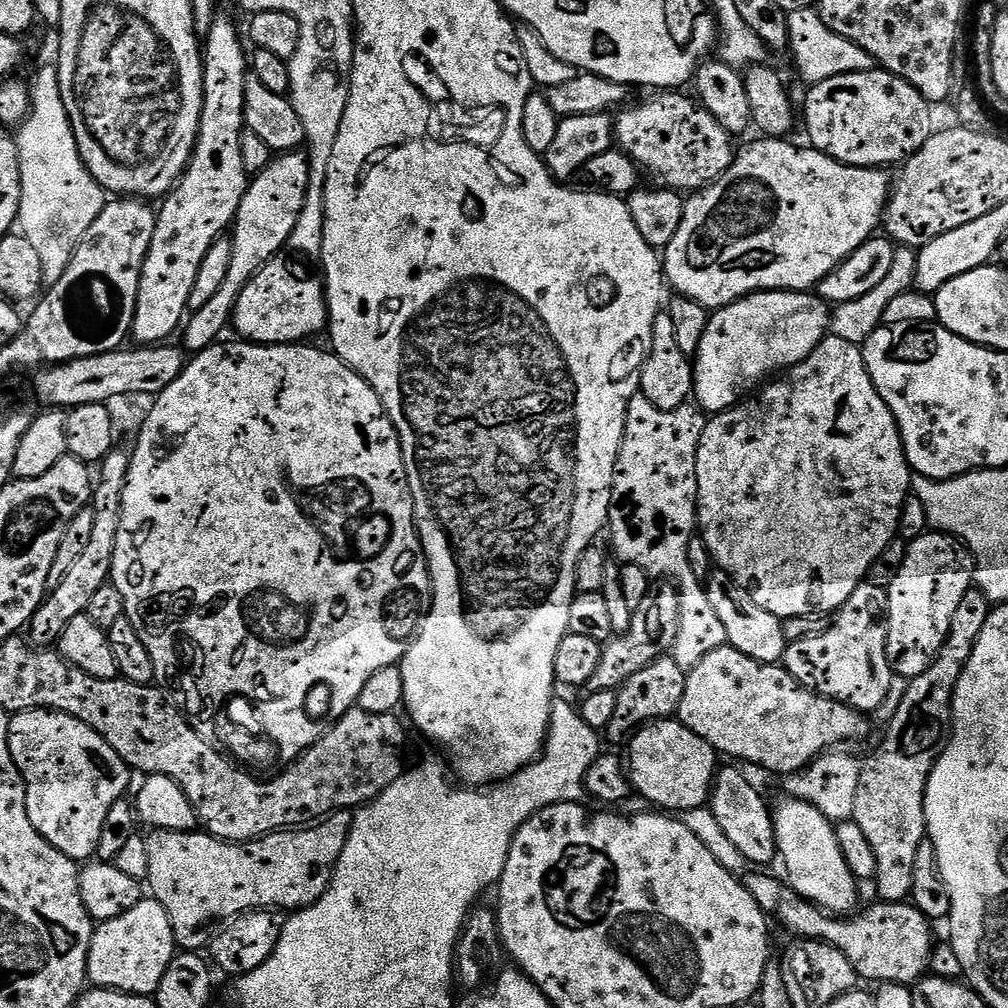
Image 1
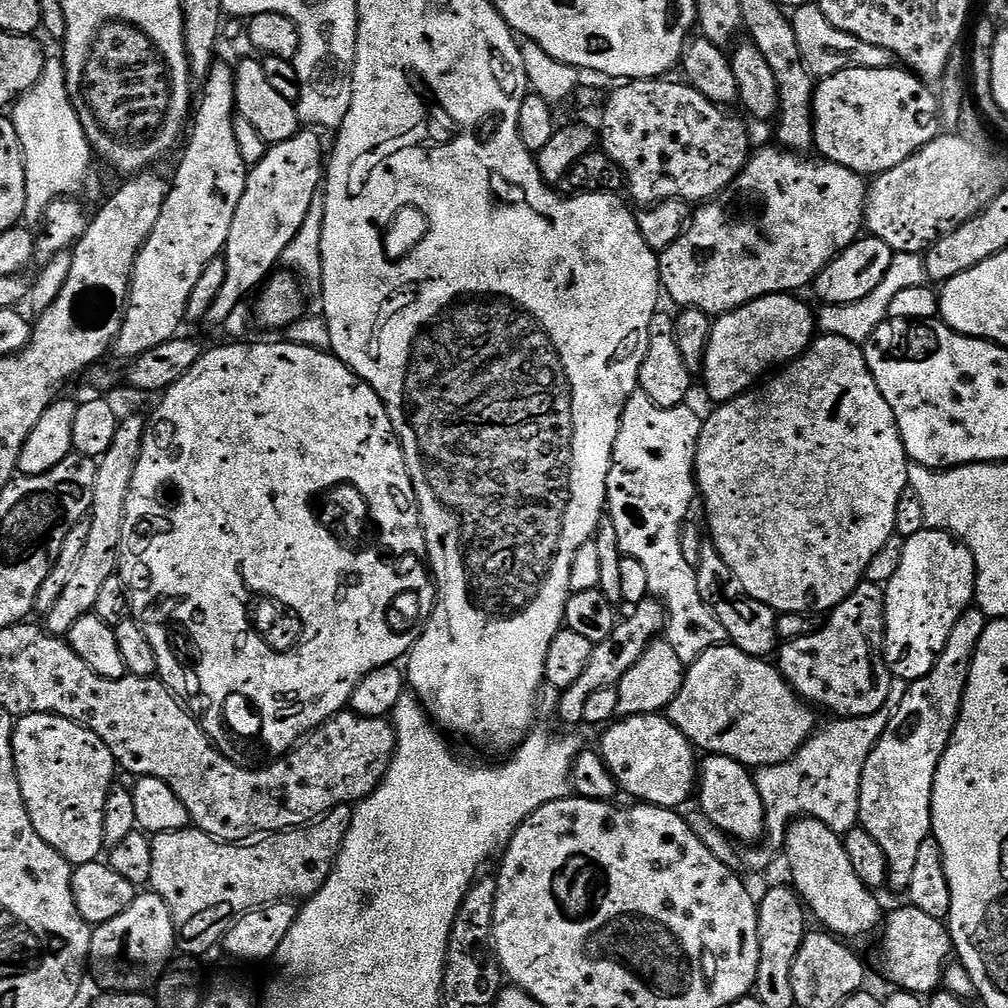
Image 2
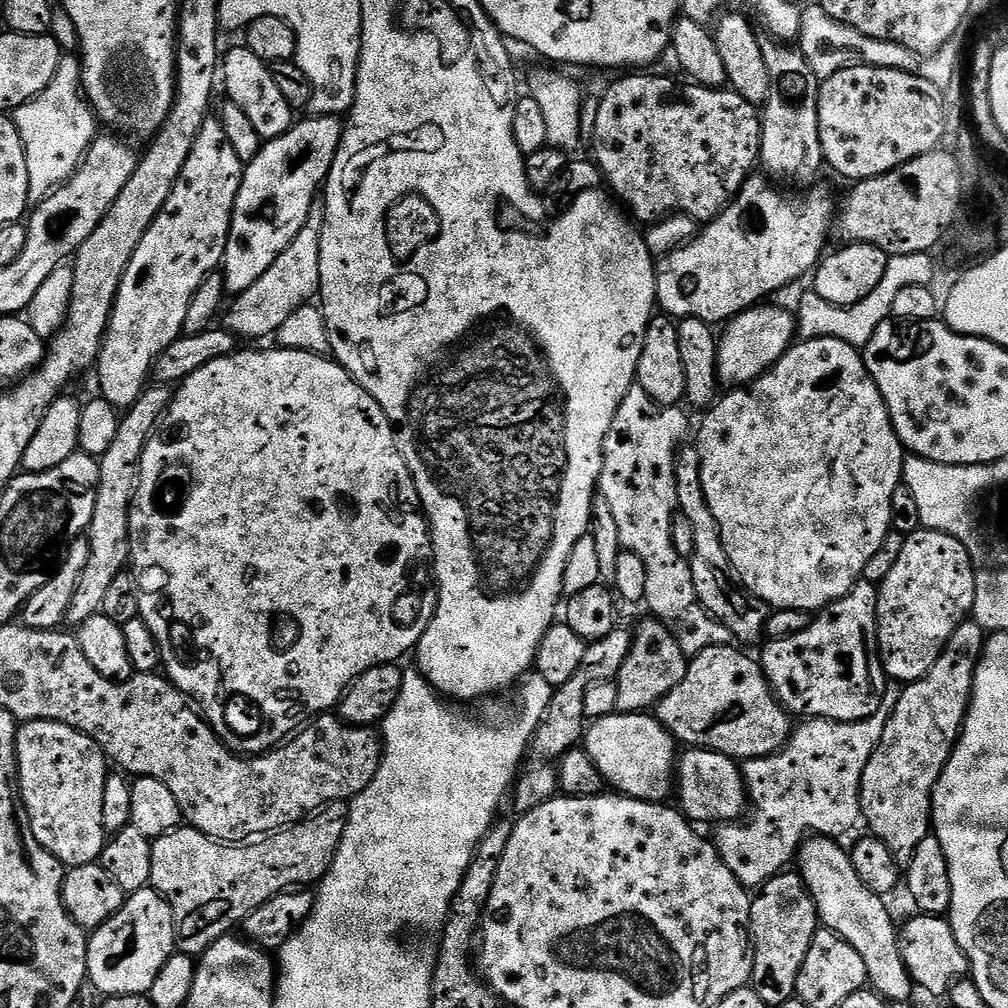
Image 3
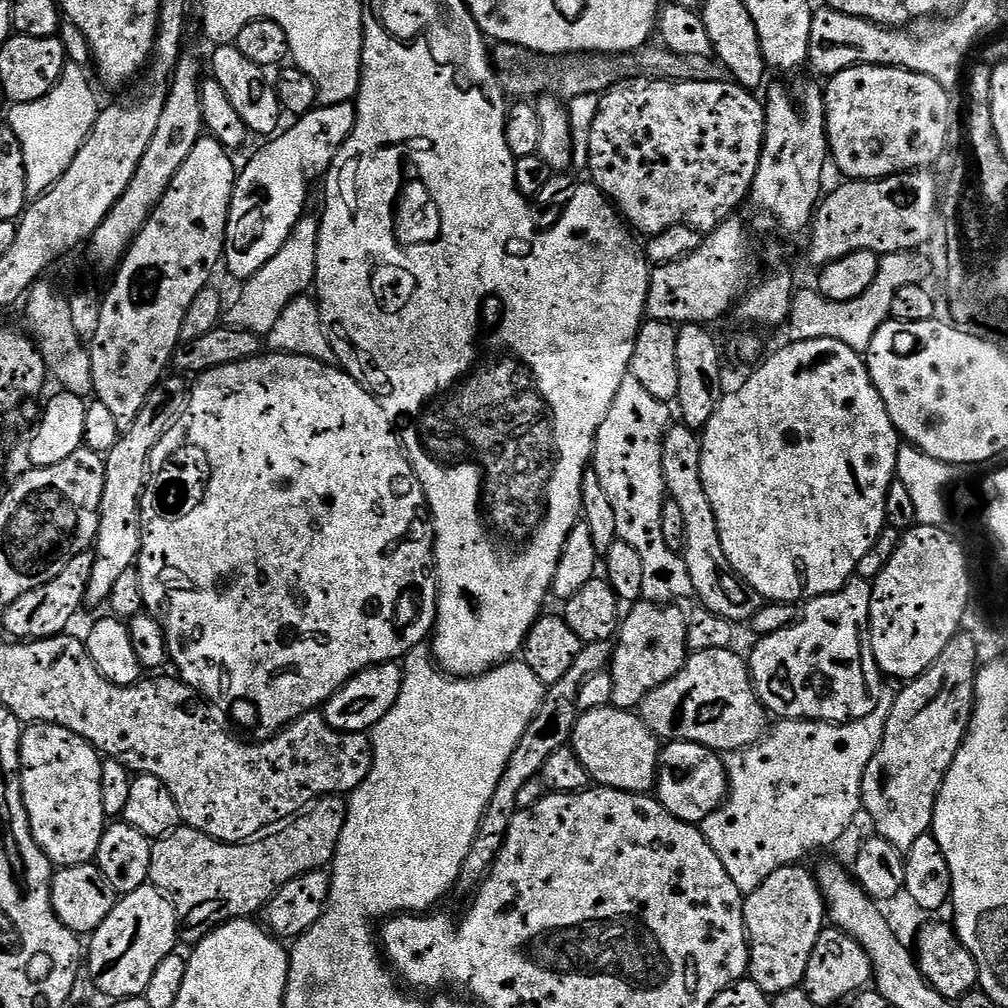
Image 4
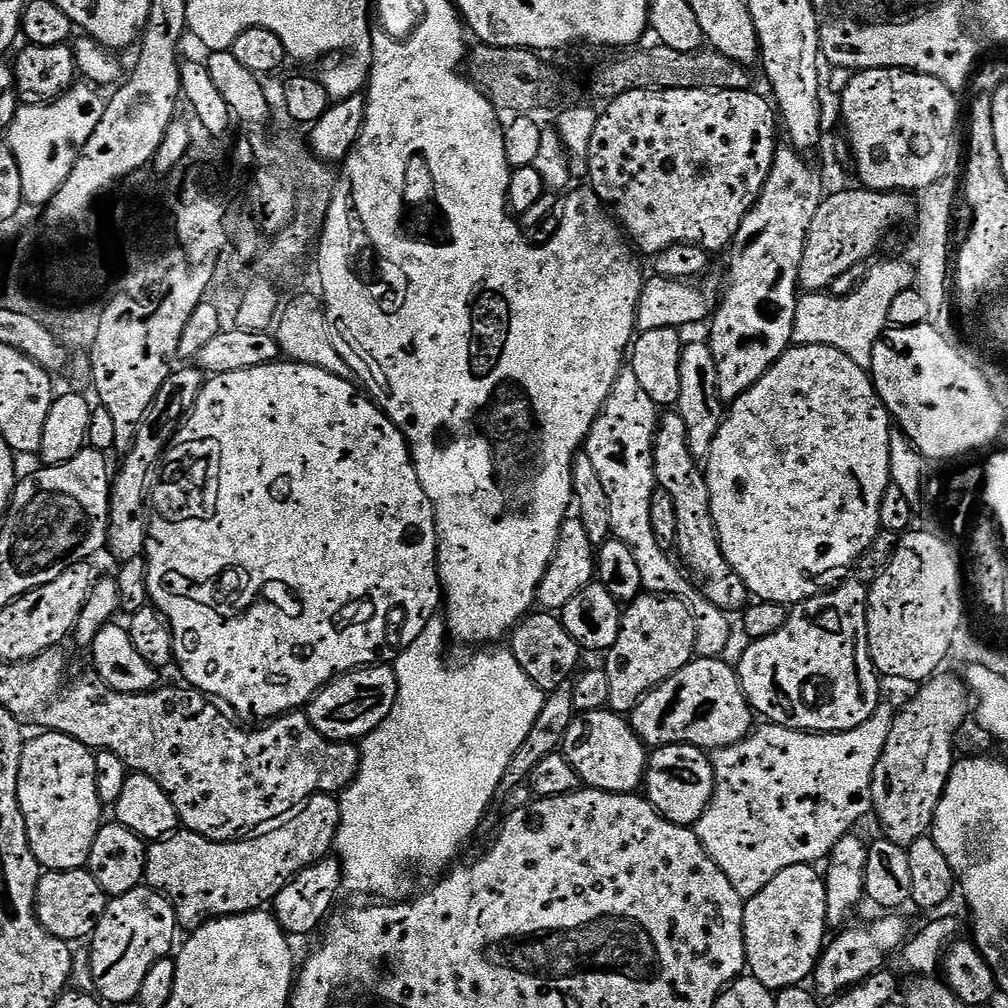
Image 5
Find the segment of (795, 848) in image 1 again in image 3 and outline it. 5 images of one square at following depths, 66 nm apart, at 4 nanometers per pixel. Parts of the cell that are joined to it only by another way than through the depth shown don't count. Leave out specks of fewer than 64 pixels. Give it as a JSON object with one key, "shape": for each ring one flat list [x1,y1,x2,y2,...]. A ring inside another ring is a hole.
{"shape":[[812,836,800,845,798,853,798,875,804,880,804,886,812,896,812,901,816,904,816,915,819,923,823,927,829,928,834,934,838,934,854,950,858,950,858,955,862,957,862,962,866,962,866,974,871,991,876,992,889,1002,895,1000,908,1000,914,993,914,985,906,966,902,962,900,954,900,938,898,935,898,924,892,921,892,916,888,913,885,897,875,896,870,889,864,885,862,878,858,878,858,870,854,870,852,857,847,851,839,848,835,839,827,836]]}

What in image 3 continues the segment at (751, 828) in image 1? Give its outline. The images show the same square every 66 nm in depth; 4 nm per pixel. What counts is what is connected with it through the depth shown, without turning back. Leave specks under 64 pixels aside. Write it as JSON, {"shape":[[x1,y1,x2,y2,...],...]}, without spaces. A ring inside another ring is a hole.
{"shape":[[689,747,679,753,674,773,674,792,677,797,680,795,679,811,697,825,707,820,713,820,716,826,739,821,750,804,741,765,732,757,712,752,709,748]]}

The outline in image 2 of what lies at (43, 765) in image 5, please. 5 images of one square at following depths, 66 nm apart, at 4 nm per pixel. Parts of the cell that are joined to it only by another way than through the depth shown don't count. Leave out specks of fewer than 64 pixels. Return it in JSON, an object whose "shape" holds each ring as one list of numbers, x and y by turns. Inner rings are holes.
{"shape":[[47,712,15,721,12,753,22,798,36,833,73,866,100,860,105,851,102,818,106,798,118,773,110,746,82,725]]}

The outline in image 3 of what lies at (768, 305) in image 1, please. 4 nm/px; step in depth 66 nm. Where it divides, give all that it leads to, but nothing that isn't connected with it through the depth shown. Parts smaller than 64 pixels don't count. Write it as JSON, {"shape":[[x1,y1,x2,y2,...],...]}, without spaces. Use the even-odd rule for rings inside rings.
{"shape":[[759,304,732,318,719,339,717,379,728,386,746,386,768,371,785,355,795,341,798,329,795,315,788,309]]}

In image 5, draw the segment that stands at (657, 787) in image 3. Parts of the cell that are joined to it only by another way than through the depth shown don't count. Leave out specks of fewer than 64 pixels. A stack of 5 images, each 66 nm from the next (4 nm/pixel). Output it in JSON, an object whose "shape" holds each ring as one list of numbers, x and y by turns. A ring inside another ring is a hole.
{"shape":[[611,710,573,715,564,734,562,751,570,766,578,770,581,785,603,792,625,794,635,793,643,785,650,755,649,749,638,738,631,723,621,713]]}

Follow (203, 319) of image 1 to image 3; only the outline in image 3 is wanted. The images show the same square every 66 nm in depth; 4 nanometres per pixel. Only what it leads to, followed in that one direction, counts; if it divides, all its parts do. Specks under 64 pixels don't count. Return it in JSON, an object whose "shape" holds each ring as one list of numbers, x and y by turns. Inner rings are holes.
{"shape":[[337,116,307,119,297,121,286,134,265,141,259,154,245,165,222,265,224,287,229,295,237,296,249,289,294,240,327,181,344,135,344,124]]}

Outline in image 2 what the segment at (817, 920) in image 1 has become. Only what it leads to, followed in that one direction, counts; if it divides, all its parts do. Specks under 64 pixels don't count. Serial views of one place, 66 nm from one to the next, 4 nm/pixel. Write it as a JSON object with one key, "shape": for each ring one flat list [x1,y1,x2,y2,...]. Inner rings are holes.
{"shape":[[911,906,896,908,892,913,887,913,882,924,884,937,880,940,880,956,884,959,884,972,896,983,895,987,902,992,915,992,921,998,928,998,941,987,943,970,950,963,953,955,952,935,948,932,945,921,930,918,930,914,922,914,922,910]]}

